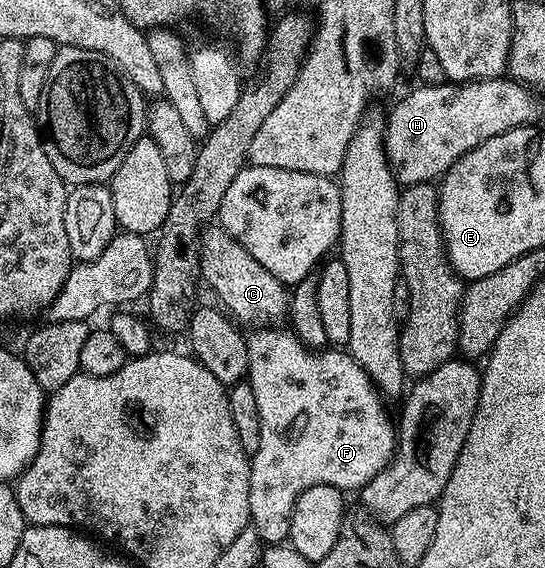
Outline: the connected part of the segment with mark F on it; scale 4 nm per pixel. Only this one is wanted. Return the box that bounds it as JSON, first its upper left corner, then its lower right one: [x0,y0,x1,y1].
[247,326,397,545]

